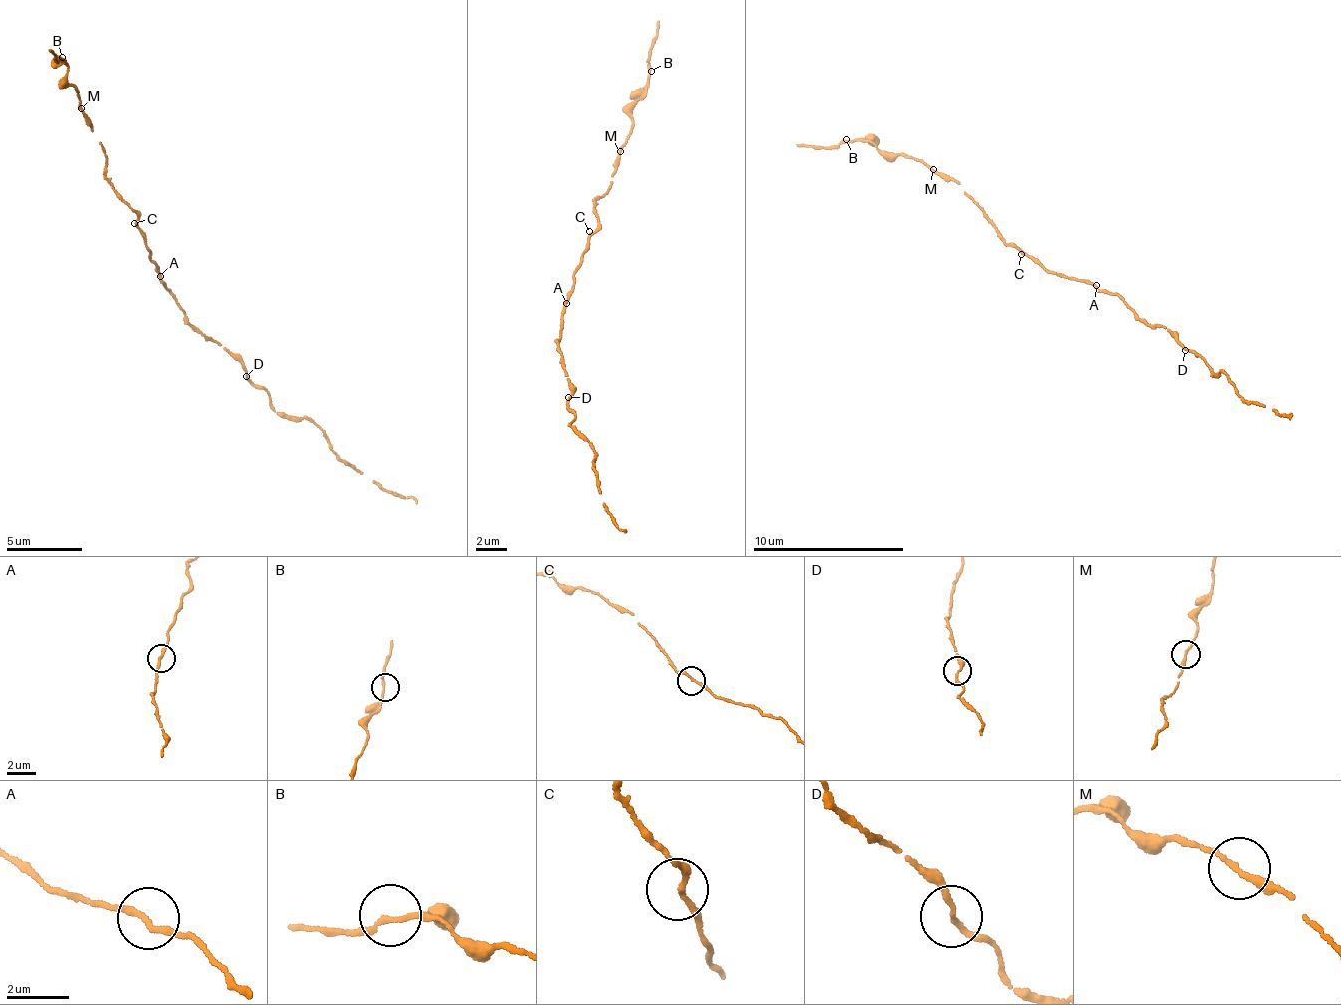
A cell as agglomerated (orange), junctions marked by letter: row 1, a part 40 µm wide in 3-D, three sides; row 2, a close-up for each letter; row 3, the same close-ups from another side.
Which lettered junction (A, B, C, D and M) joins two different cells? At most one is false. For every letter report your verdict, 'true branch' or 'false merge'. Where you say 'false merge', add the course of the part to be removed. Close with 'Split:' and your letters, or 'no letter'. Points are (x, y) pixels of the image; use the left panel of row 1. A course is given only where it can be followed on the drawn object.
A: true branch
B: true branch
C: true branch
D: true branch
M: true branch
Split: no letter

